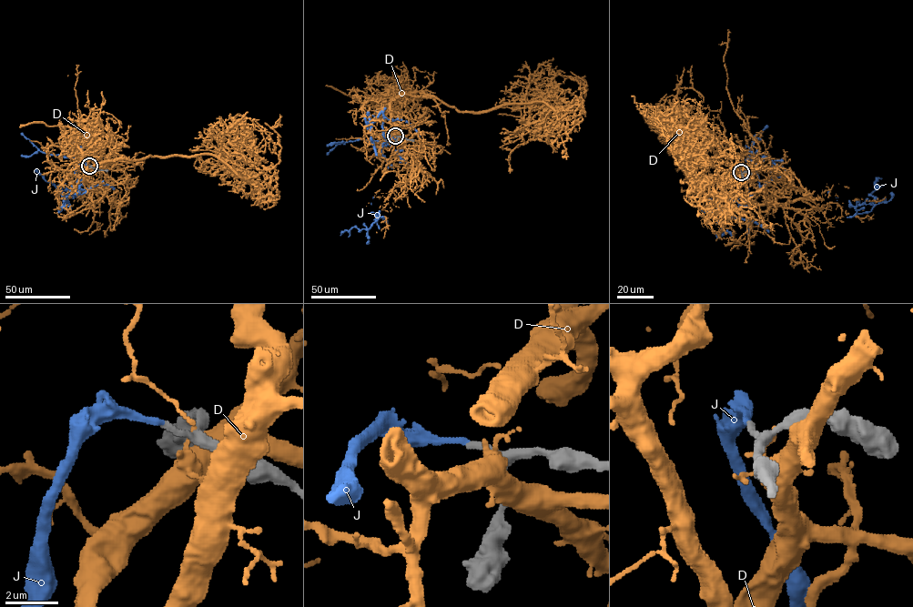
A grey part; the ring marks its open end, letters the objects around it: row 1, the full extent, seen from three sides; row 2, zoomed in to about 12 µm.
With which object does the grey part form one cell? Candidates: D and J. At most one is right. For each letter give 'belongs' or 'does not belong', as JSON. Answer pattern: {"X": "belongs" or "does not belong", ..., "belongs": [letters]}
{"D": "does not belong", "J": "belongs", "belongs": ["J"]}

